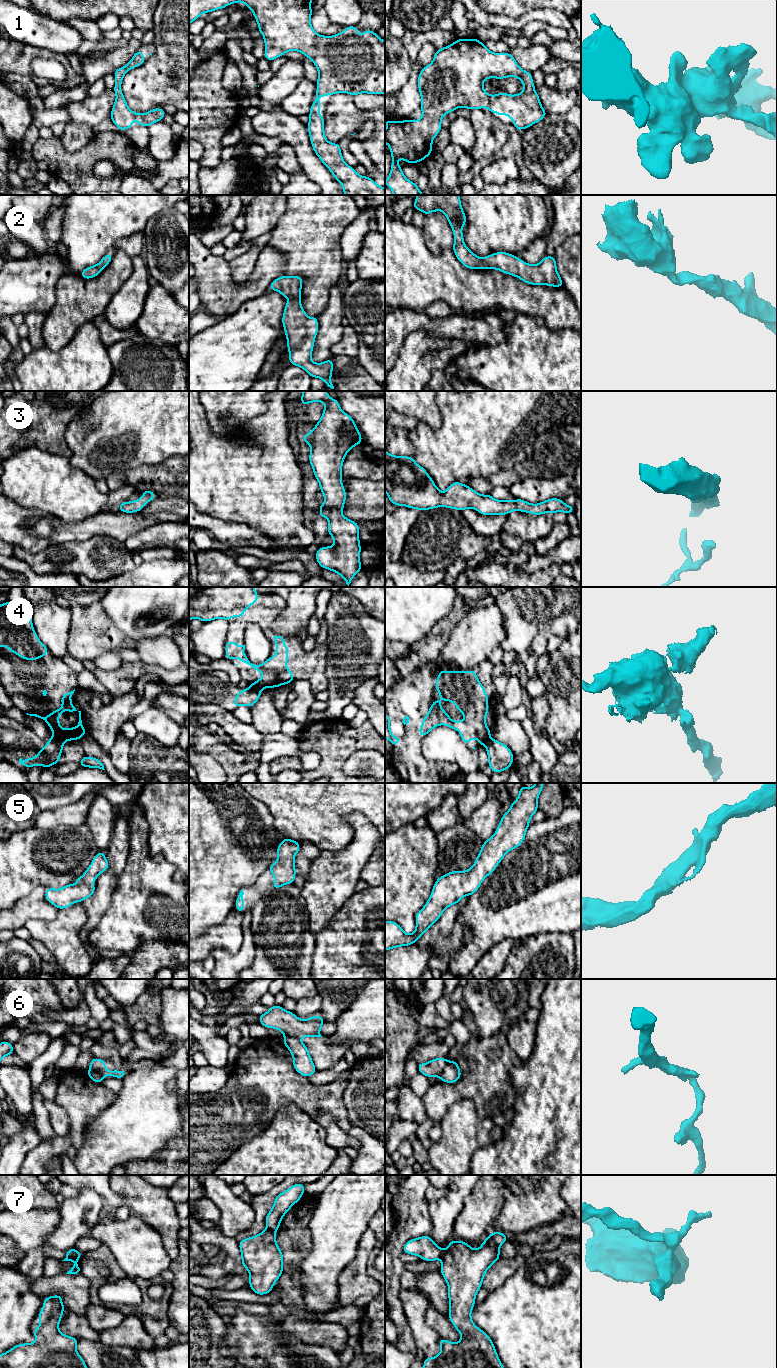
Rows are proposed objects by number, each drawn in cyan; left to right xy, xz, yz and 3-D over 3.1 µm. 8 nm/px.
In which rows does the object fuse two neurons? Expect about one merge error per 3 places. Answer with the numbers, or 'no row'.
4, 6, 7

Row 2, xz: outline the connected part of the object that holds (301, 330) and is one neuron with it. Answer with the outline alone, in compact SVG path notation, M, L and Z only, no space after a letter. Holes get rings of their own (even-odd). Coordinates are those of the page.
M281 276L273 280L269 288L280 292L289 301L285 305L282 324L287 339L289 362L304 369L312 378L320 378L334 389L331 382L333 360L314 363L311 354L318 333L318 318L308 317L301 306L301 276Z

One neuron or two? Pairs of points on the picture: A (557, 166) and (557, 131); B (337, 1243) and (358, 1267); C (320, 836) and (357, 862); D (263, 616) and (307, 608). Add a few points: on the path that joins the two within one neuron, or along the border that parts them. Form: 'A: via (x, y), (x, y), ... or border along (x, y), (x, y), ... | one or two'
A: via (557, 157), (557, 140) | one
B: border along (361, 1238), (356, 1255), (343, 1268), (337, 1278) | two
C: border along (353, 830), (351, 841), (342, 850), (321, 852) | two
D: border along (284, 607), (272, 622), (272, 628), (282, 636) | two

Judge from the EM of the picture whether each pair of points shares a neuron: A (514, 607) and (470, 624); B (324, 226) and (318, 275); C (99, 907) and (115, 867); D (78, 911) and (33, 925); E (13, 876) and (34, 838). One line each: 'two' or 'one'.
A: two
B: one
C: one
D: one
E: one

